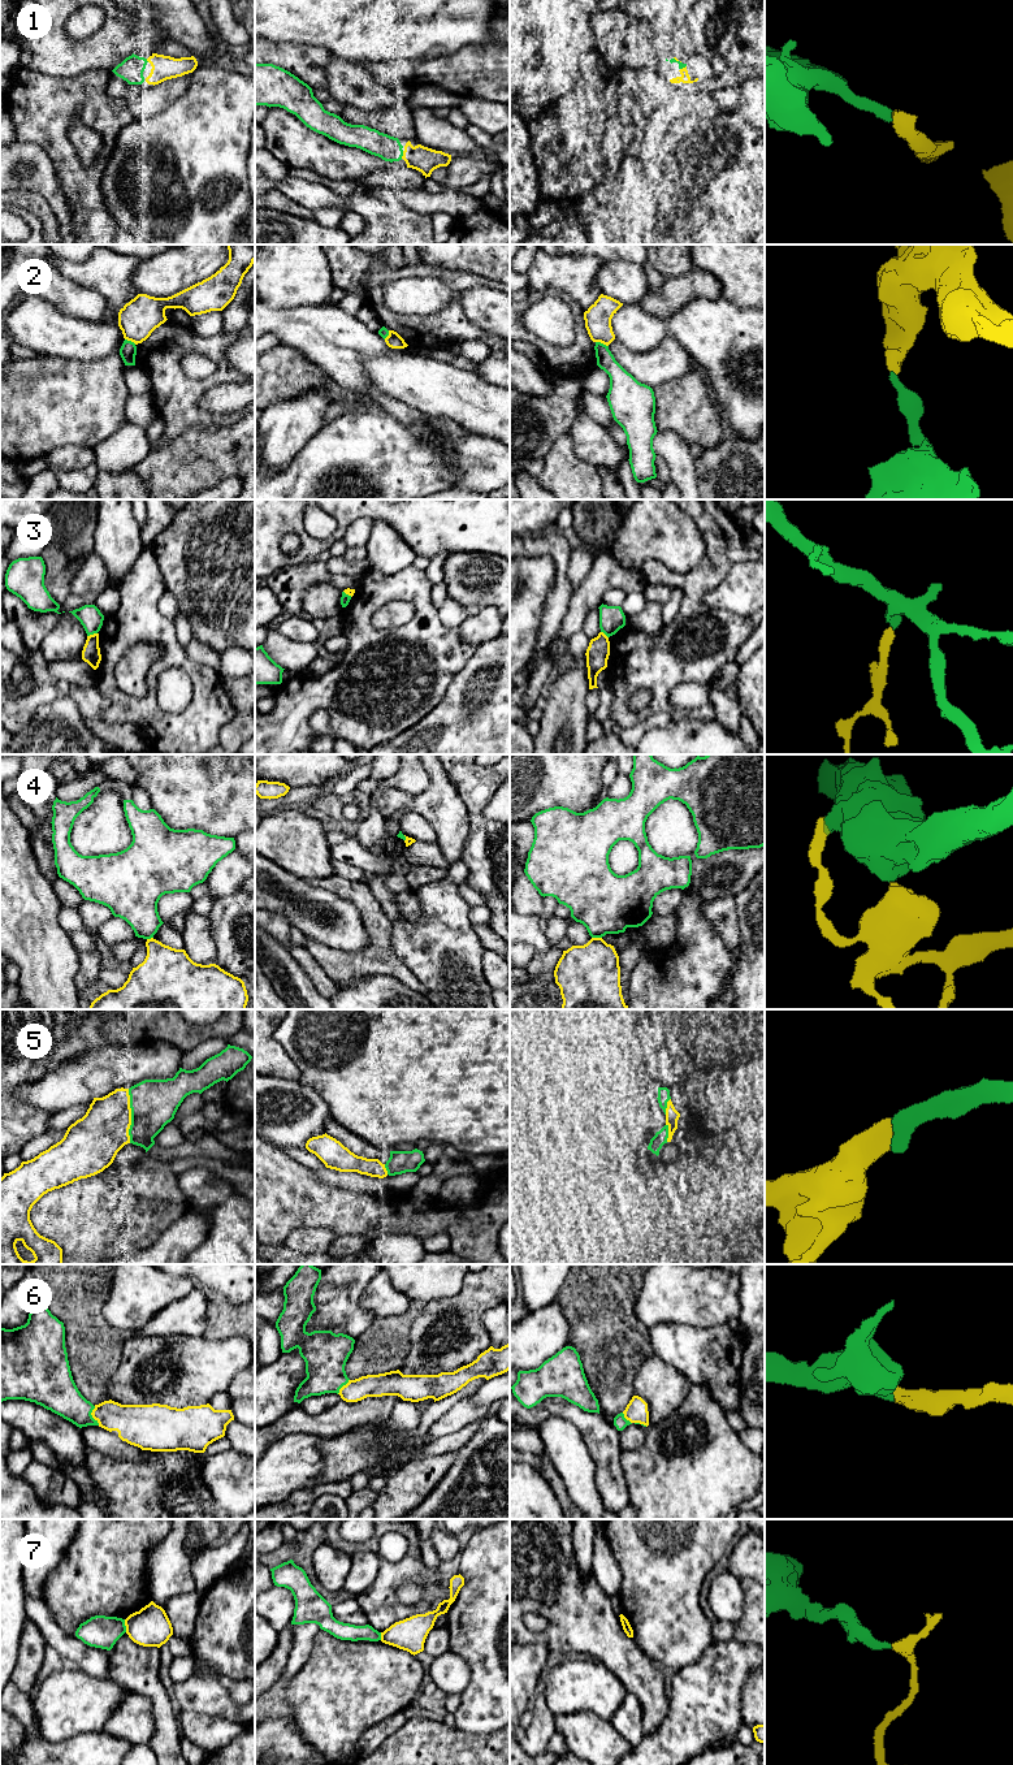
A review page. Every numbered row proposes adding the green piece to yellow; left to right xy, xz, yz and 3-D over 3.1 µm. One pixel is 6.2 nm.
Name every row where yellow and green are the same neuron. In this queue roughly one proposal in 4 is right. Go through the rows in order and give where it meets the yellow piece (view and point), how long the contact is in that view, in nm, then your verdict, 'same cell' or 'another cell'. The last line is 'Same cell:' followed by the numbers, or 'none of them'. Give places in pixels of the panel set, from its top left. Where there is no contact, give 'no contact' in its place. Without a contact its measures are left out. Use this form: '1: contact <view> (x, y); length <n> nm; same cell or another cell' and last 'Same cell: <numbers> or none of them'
1: contact xz (403, 155); length 50 nm; same cell
2: contact yz (602, 342); length 90 nm; another cell
3: contact xy (91, 635); length 70 nm; another cell
4: contact yz (597, 938); length 60 nm; another cell
5: contact xy (130, 1116); length 340 nm; same cell
6: contact xy (91, 1414); length 120 nm; same cell
7: contact xy (125, 1625); length 80 nm; another cell
Same cell: 1, 5, 6

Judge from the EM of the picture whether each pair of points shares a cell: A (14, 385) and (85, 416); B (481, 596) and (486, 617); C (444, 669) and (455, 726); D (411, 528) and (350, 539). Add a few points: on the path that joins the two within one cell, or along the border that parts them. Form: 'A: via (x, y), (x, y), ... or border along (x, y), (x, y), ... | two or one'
A: via (31, 402), (68, 402) | one
B: border along (496, 608), (486, 606), (468, 615) | two
C: border along (466, 662), (453, 678), (444, 697), (429, 712) | two
D: border along (373, 520), (356, 519), (343, 535) | two

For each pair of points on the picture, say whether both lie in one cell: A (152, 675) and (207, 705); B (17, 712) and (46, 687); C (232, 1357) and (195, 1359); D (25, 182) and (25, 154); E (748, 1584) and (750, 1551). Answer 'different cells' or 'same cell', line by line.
A: same cell
B: same cell
C: same cell
D: same cell
E: different cells

